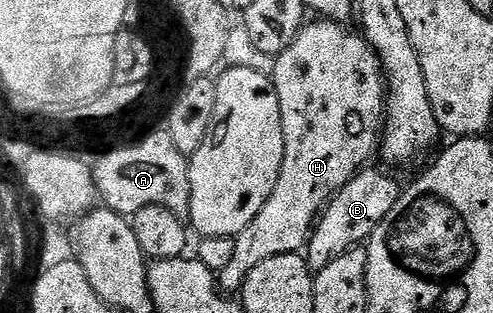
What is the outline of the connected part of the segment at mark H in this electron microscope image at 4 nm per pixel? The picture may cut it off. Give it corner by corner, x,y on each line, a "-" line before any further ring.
322,17
314,21
316,23
304,25
297,41
293,41
293,45
289,45
289,49
274,60
273,82
277,101
281,105
281,125
285,137
283,164
277,185
273,185
273,193
269,193
269,201
265,201
261,213
245,225
241,234
235,236
233,262
217,273
219,286
227,293
242,292
249,273
253,273
261,261
302,252
323,208
331,202
331,196
364,170
370,164
367,162
371,154
374,151
376,154
381,147
387,113
387,81
375,48
358,30
350,31
350,26

